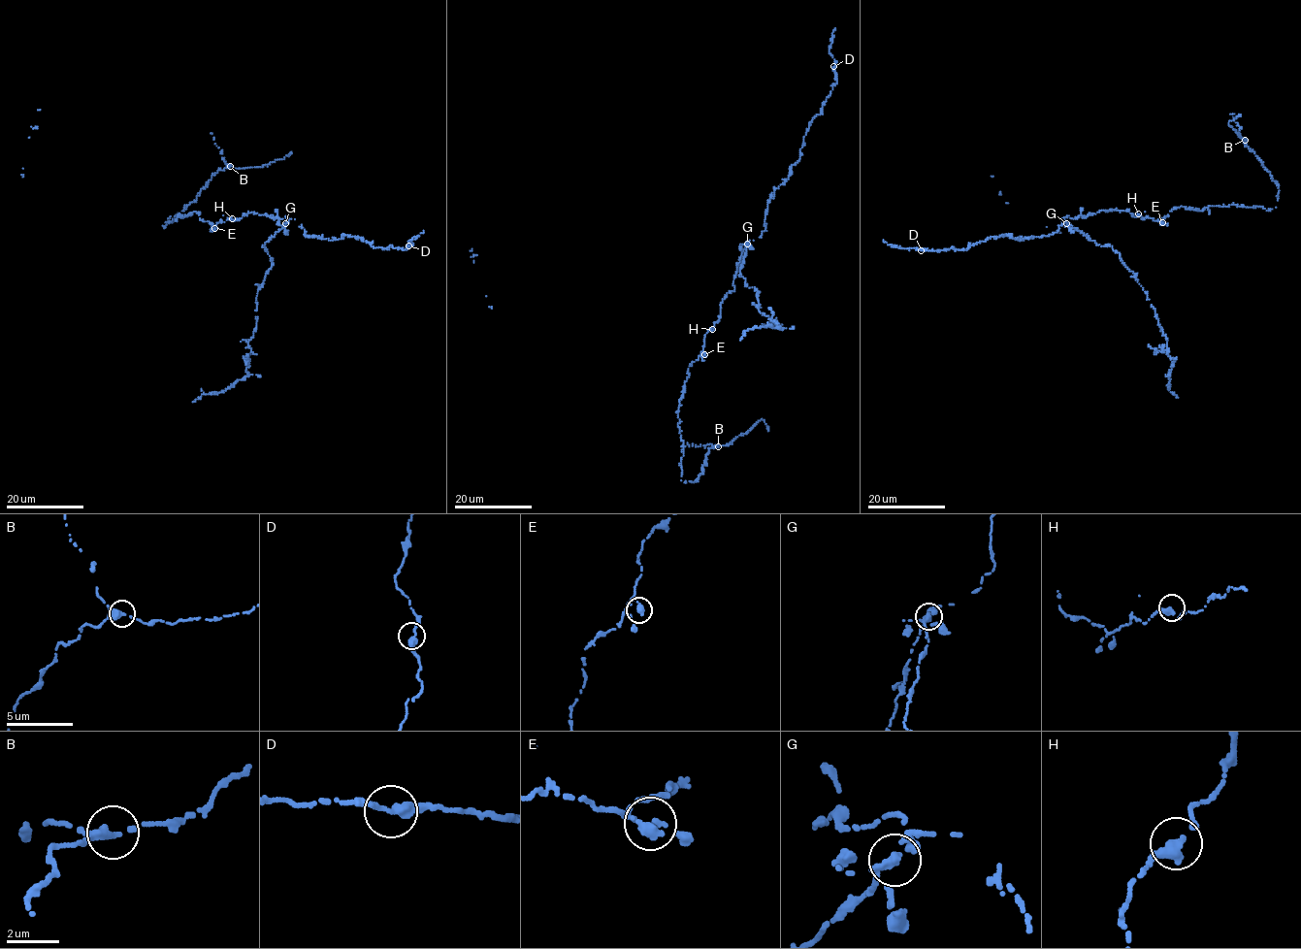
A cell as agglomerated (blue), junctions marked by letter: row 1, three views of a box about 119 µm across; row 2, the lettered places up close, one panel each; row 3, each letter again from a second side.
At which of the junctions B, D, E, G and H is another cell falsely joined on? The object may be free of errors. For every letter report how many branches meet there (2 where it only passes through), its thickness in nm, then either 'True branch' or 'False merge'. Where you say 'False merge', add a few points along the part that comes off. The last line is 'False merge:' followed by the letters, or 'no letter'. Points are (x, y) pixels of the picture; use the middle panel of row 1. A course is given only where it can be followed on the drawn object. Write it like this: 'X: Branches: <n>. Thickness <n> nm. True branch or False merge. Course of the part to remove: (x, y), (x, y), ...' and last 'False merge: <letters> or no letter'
B: Branches: 2. Thickness 360 nm. True branch
D: Branches: 2. Thickness 320 nm. True branch
E: Branches: 2. Thickness 280 nm. True branch
G: Branches: 2. Thickness 320 nm. False merge. Course of the part to remove: (747, 244), (739, 275), (759, 292), (760, 312), (782, 327), (754, 327), (740, 341)
H: Branches: 2. Thickness 360 nm. True branch
False merge: G

